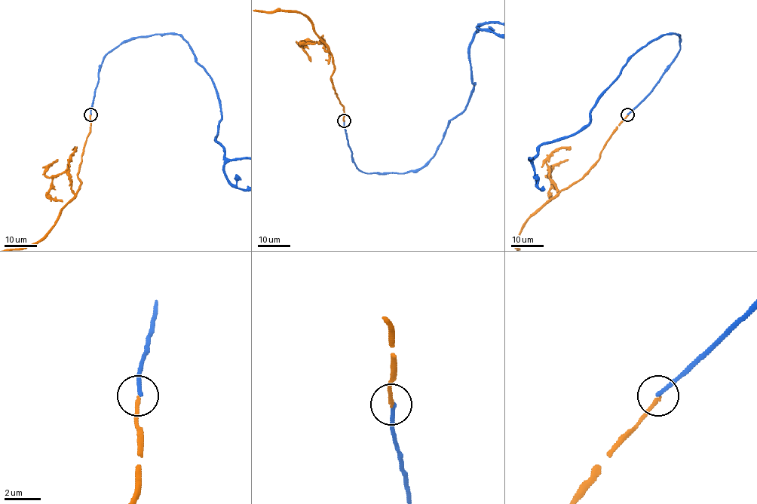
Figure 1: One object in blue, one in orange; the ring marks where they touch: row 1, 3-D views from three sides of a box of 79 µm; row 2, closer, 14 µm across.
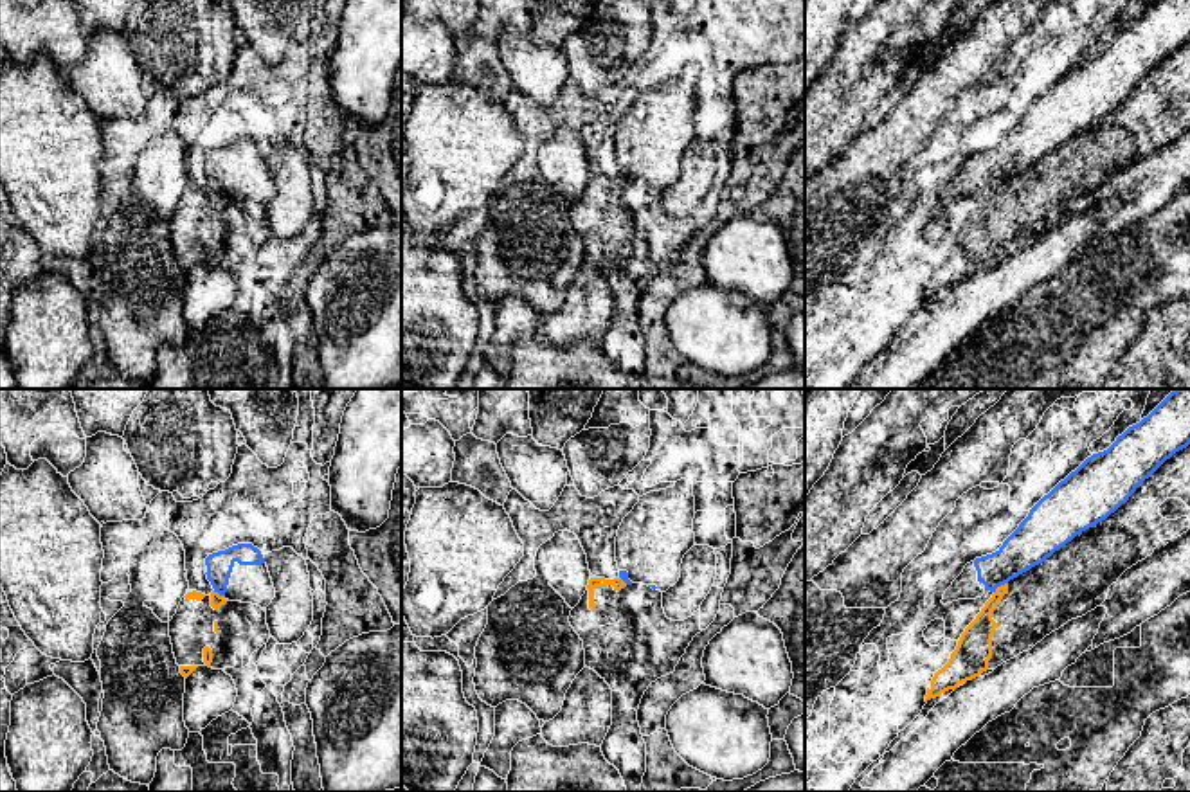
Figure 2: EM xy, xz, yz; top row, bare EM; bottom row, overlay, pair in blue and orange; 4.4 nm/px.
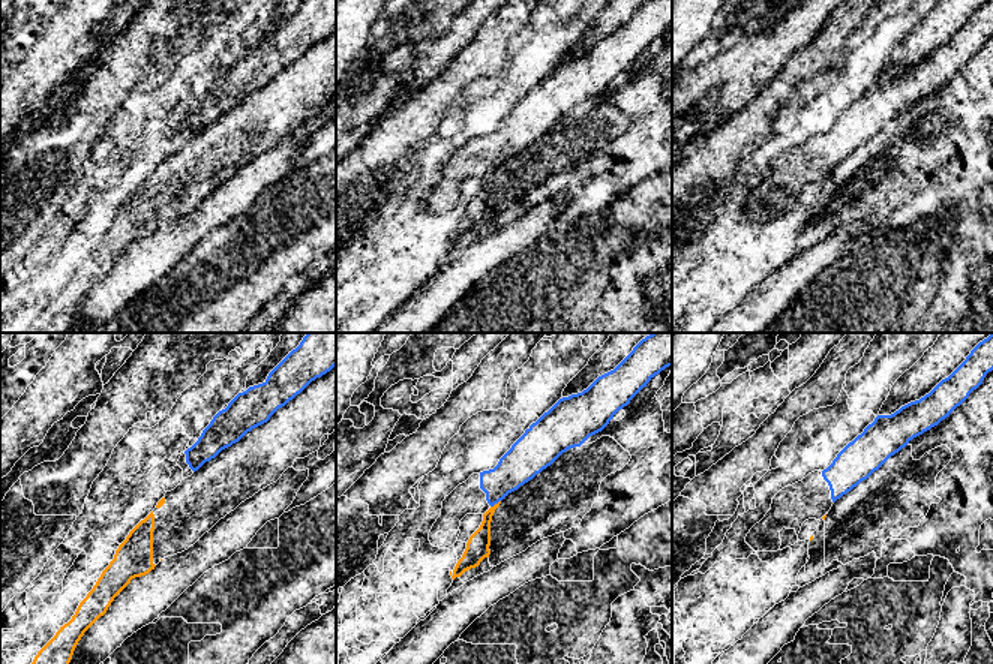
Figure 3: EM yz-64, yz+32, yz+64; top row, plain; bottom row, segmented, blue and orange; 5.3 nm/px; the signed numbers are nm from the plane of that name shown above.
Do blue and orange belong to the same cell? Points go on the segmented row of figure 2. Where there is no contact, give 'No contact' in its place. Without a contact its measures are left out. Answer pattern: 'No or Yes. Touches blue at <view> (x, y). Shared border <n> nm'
No. Touches blue at yz (1000, 585). Shared border 80 nm

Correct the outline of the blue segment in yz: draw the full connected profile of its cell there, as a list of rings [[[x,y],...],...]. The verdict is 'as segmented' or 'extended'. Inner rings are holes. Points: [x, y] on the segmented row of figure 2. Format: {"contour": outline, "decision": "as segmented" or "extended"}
{"contour": [[[1174,389],[1147,418],[1129,427],[1107,450],[1087,457],[1044,495],[996,553],[967,563],[963,572],[945,590],[942,603],[976,599],[987,590],[996,592],[997,587],[1042,563],[1077,535],[1114,513],[1145,479],[1188,445],[1190,389]]], "decision": "extended"}

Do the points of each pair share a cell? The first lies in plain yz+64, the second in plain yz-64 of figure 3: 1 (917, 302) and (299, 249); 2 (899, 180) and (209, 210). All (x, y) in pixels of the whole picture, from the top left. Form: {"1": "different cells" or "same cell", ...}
{"1": "same cell", "2": "different cells"}

